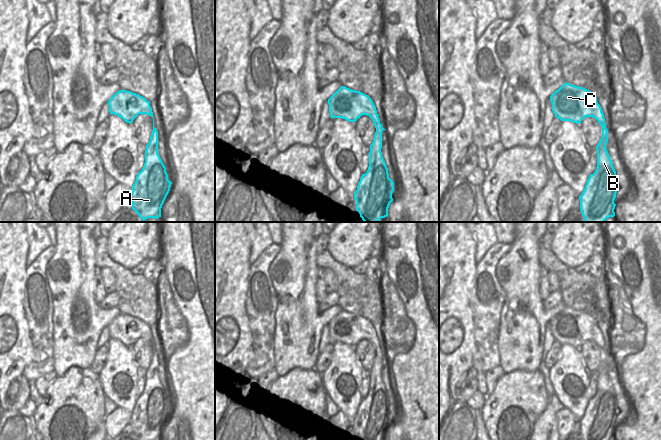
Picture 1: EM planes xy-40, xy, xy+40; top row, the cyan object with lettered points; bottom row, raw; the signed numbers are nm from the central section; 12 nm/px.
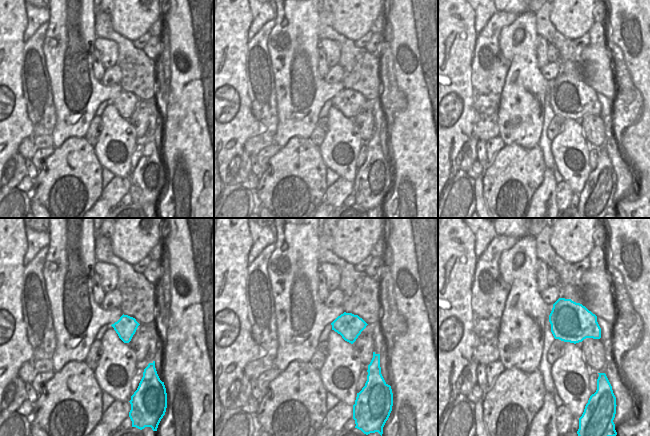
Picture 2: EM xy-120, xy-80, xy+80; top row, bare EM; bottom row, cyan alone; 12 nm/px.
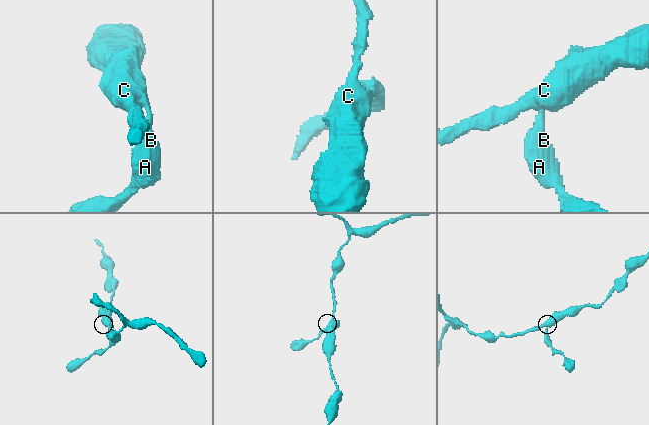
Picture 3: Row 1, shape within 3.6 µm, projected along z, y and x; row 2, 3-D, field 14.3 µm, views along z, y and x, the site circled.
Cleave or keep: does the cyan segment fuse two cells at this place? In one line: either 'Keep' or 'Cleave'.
Keep

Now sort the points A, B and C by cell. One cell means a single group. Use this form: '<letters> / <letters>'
A B C

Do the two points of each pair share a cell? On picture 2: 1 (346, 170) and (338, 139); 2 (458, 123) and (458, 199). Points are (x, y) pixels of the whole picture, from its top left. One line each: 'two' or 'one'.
1: one
2: two

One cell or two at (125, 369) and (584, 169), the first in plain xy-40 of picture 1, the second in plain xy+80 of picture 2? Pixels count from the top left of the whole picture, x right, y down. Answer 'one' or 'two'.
one

